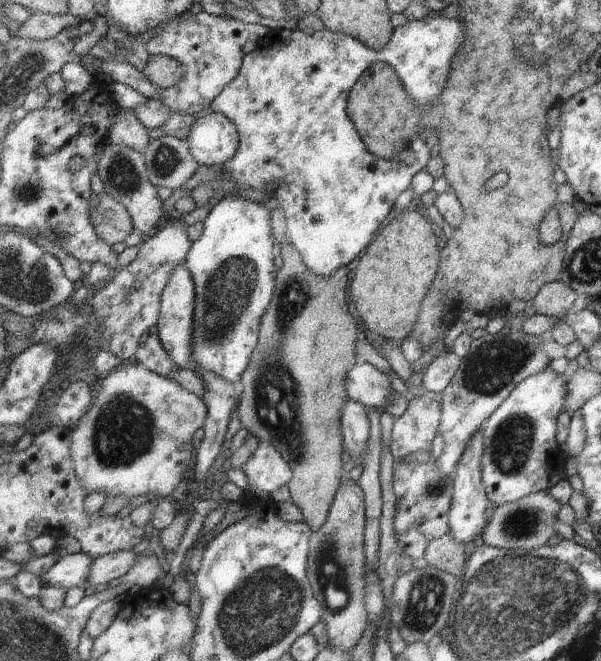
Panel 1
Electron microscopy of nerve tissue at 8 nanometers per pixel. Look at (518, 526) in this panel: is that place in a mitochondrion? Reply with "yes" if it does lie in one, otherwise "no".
yes

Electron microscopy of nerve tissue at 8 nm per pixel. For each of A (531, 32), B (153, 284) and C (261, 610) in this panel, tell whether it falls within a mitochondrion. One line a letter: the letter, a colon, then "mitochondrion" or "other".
A: mitochondrion
B: other
C: mitochondrion

